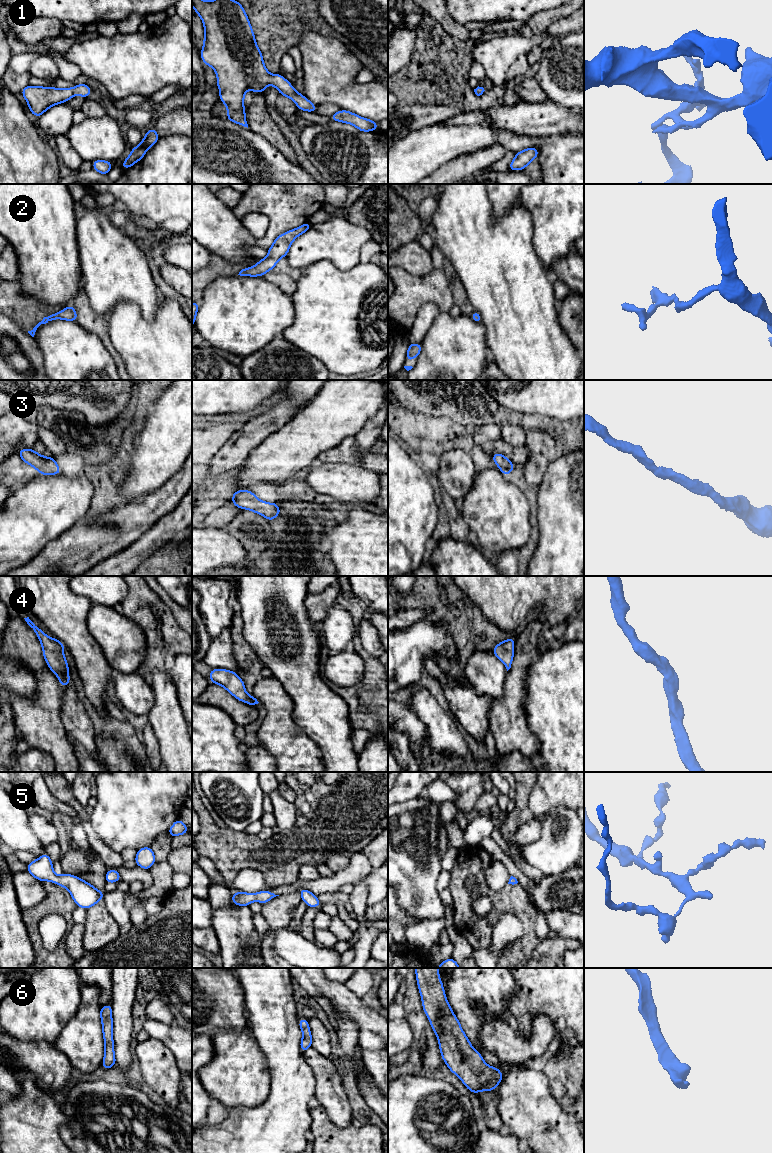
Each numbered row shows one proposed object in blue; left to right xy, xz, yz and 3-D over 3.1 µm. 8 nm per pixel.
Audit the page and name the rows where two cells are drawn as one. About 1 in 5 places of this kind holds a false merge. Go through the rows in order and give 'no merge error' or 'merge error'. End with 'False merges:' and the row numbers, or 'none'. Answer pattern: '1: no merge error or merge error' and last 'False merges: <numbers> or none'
1: no merge error
2: no merge error
3: no merge error
4: no merge error
5: no merge error
6: no merge error
False merges: none

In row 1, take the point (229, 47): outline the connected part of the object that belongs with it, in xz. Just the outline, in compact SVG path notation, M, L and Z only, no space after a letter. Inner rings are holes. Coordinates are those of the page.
M192 0L192 6L204 25L205 36L200 52L201 60L207 66L212 67L217 74L217 87L220 89L219 100L226 105L227 120L248 128L244 110L244 94L249 89L262 93L268 84L275 86L280 95L292 99L298 109L316 112L317 106L296 91L281 74L271 75L267 71L242 4L235 0Z

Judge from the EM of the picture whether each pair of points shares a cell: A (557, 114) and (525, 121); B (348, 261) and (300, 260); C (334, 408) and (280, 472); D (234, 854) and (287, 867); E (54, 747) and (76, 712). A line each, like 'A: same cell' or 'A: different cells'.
A: same cell
B: same cell
C: same cell
D: same cell
E: different cells

